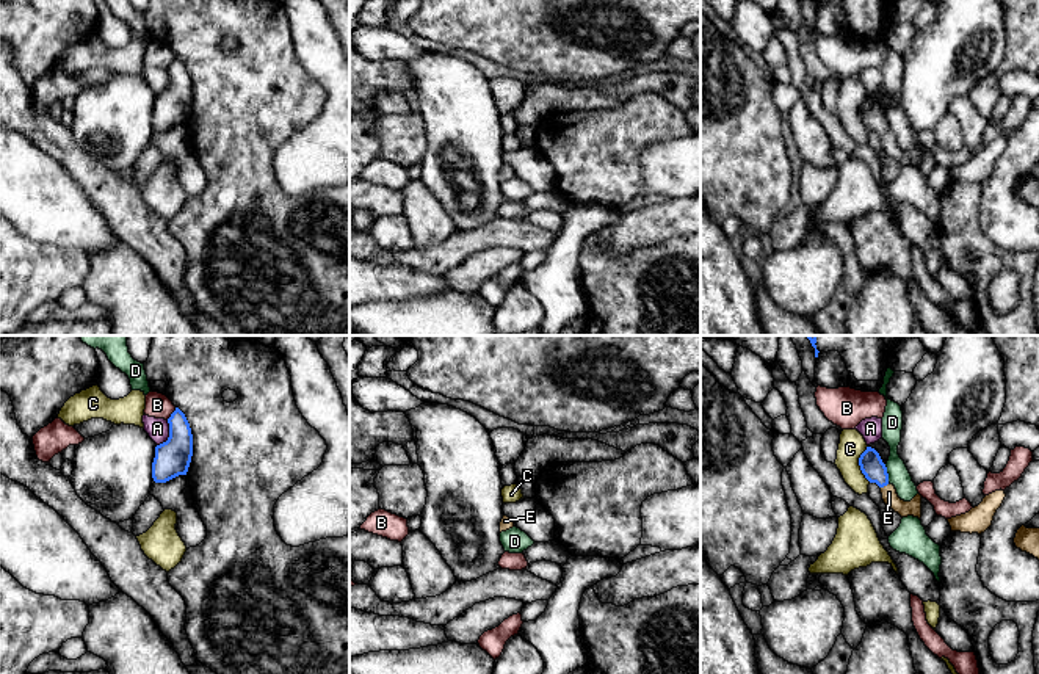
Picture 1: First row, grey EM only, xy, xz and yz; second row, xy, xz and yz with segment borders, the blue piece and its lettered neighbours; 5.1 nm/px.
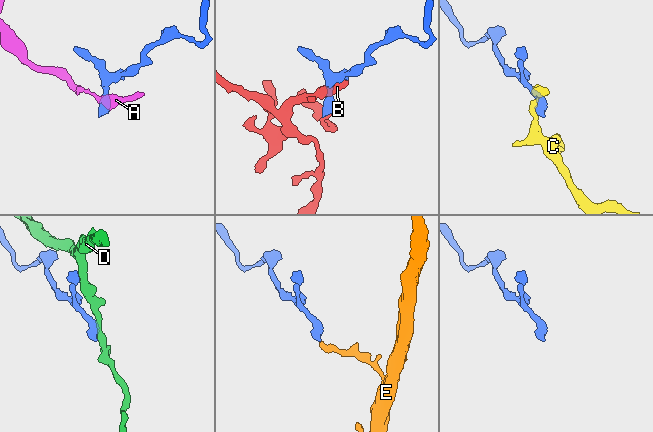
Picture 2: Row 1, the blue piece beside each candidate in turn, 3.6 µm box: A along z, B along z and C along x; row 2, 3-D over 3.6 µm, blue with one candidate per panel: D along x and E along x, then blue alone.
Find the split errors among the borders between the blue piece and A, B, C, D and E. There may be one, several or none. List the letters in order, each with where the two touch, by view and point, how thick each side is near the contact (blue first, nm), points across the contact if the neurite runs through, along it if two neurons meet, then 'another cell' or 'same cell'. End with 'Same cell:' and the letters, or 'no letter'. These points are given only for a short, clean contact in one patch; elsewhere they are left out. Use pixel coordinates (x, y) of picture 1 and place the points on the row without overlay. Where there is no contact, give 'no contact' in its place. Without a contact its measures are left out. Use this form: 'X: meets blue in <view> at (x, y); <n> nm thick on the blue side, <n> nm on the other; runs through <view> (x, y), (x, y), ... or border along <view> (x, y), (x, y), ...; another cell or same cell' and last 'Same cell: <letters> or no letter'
A: meets blue in xy at (170, 83); 180 nm thick on the blue side, 110 nm on the other; border along xy (168, 69), (168, 86), (157, 94); another cell
B: meets blue in xy at (171, 63); 180 nm thick on the blue side, 130 nm on the other; another cell
C: meets blue in yz at (859, 113); 120 nm thick on the blue side, 130 nm on the other; border along yz (867, 94), (859, 107), (859, 118), (870, 130); another cell
D: meets blue in yz at (887, 123); 120 nm thick on the blue side, 110 nm on the other; another cell
E: meets blue in yz at (884, 134); 120 nm thick on the blue side, 80 nm on the other; runs through yz (872, 115), (884, 134), (889, 141); same cell
Same cell: E

